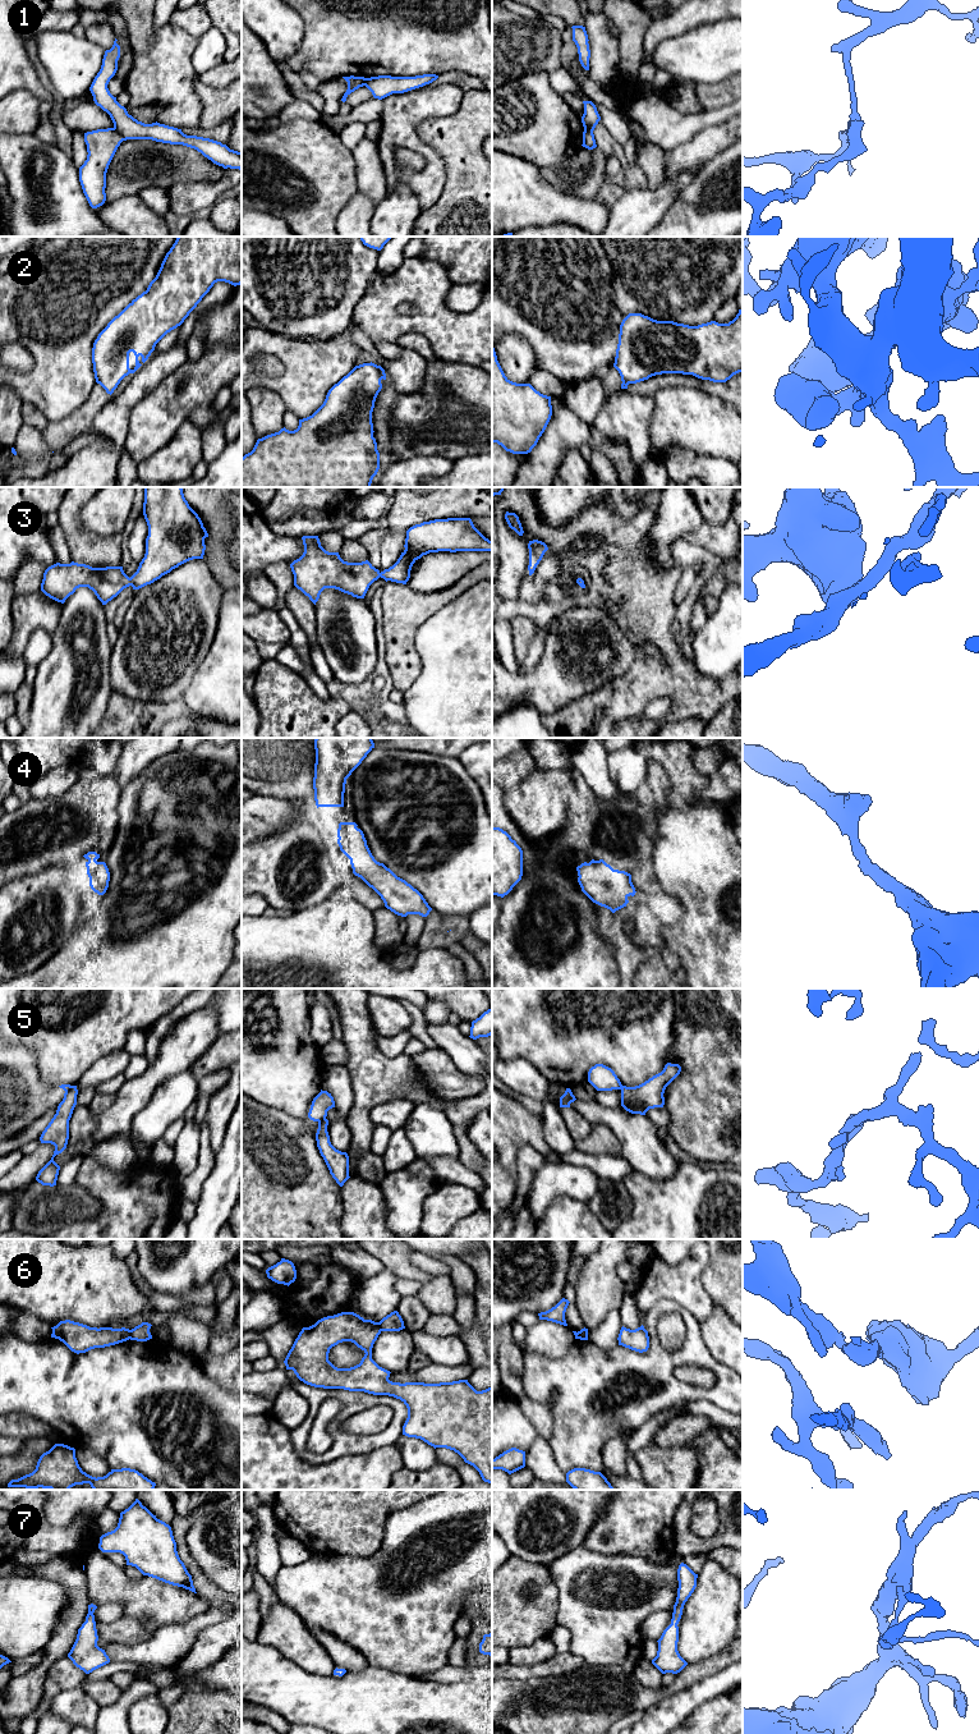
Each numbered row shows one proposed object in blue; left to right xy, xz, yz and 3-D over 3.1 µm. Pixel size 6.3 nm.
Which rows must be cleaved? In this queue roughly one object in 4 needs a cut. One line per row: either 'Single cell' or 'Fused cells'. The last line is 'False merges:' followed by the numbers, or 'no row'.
1: Fused cells
2: Single cell
3: Single cell
4: Single cell
5: Fused cells
6: Fused cells
7: Single cell
False merges: 1, 5, 6

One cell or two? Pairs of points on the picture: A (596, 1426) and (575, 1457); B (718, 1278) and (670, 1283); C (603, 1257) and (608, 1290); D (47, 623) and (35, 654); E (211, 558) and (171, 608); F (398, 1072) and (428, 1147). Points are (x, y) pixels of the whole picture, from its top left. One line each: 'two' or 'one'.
A: one
B: two
C: one
D: two
E: two
F: two

